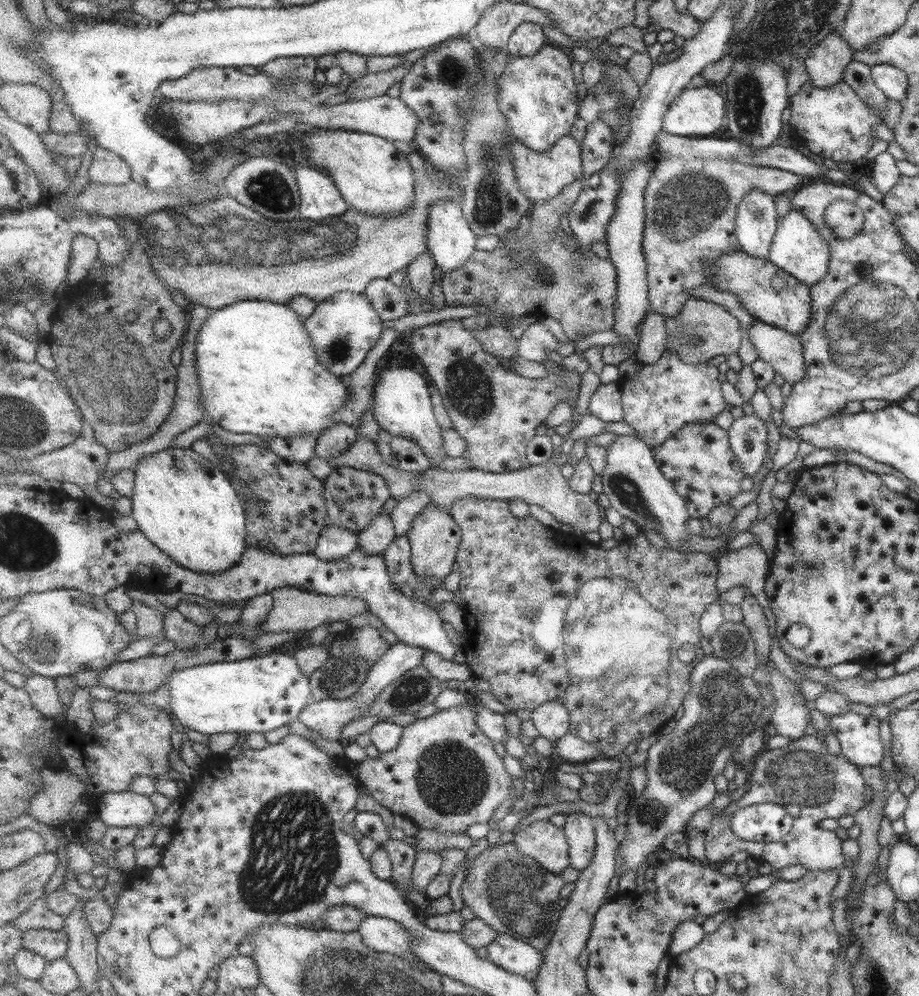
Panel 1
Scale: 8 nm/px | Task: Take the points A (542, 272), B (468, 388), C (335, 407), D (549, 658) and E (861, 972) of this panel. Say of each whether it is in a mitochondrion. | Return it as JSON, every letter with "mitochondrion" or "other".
{"A":"mitochondrion","B":"mitochondrion","C":"other","D":"other","E":"other"}

